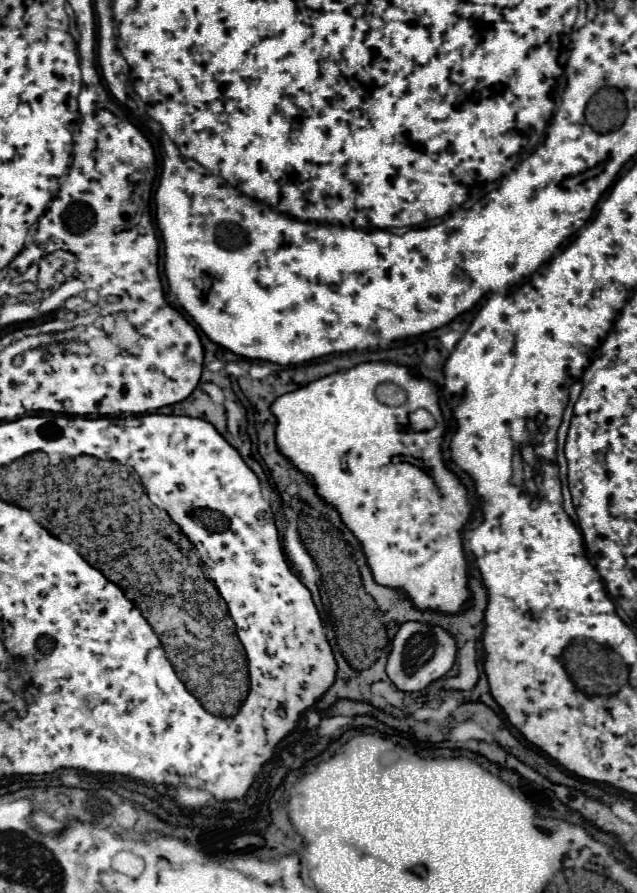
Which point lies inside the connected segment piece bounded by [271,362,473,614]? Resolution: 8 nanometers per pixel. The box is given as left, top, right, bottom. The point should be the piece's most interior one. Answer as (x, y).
(409, 520)

